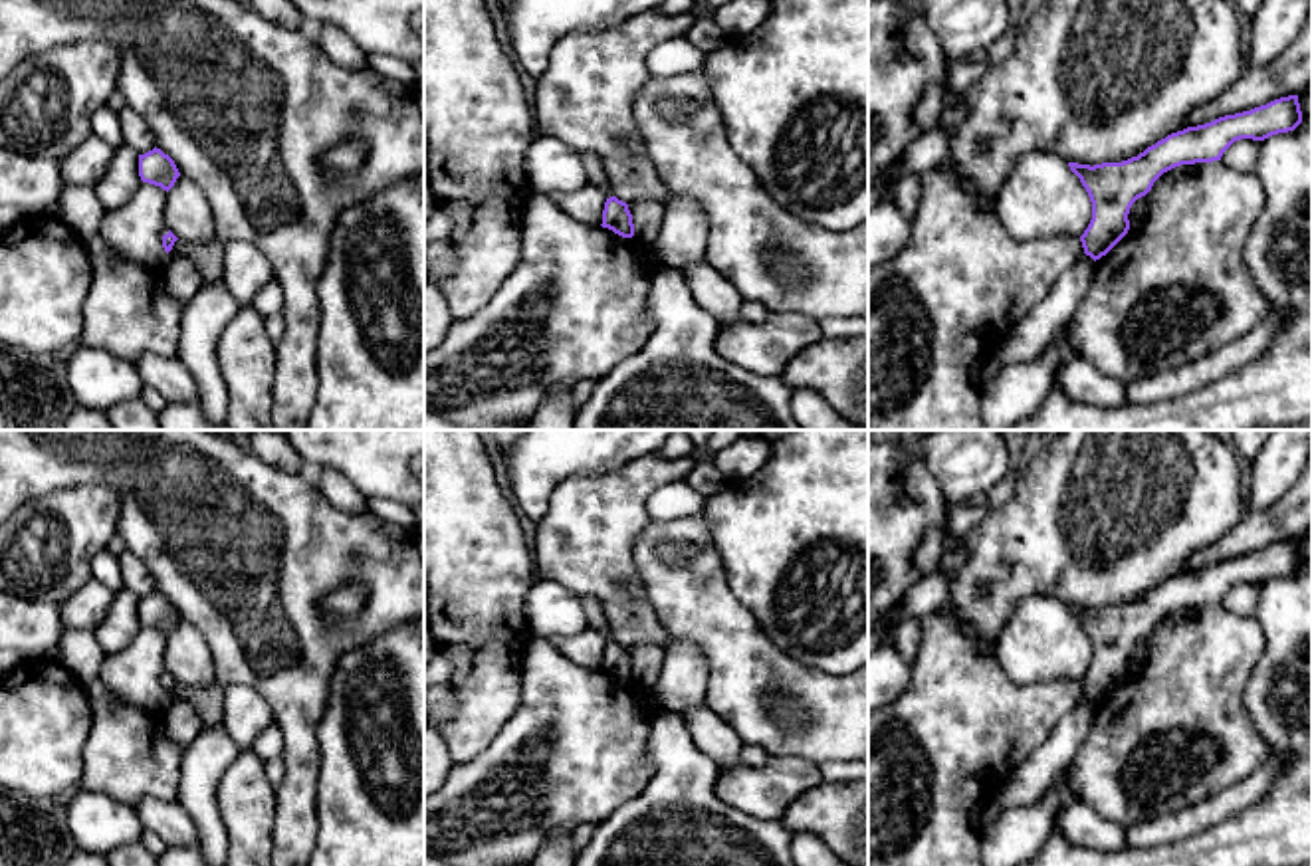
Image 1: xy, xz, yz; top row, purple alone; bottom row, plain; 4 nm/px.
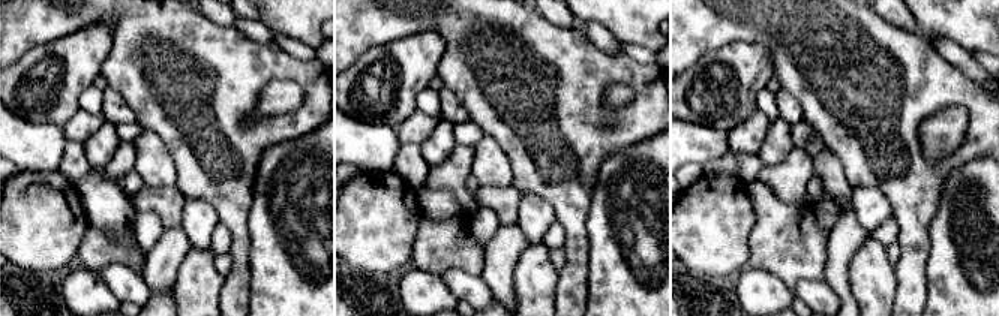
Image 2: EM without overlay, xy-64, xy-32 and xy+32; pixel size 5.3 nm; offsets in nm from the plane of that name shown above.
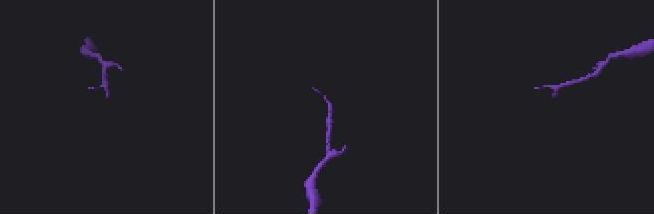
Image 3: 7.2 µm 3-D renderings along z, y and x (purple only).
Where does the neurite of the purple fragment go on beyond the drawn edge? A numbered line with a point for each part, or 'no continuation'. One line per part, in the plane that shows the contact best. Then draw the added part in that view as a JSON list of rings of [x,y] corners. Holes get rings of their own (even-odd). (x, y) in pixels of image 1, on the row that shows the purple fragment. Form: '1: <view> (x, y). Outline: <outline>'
no continuation

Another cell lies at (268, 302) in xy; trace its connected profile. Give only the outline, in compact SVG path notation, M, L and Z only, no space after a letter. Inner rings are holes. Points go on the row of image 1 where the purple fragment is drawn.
M275 279L266 283L254 297L252 307L264 317L281 313L283 309L283 291Z

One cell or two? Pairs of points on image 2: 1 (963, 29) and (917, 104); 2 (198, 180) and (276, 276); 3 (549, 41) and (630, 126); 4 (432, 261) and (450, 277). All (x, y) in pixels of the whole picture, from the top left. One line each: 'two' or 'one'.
1: two
2: two
3: one
4: two

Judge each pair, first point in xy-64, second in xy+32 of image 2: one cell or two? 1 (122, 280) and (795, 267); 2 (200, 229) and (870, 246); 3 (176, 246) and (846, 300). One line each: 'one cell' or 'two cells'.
1: two cells
2: two cells
3: one cell

